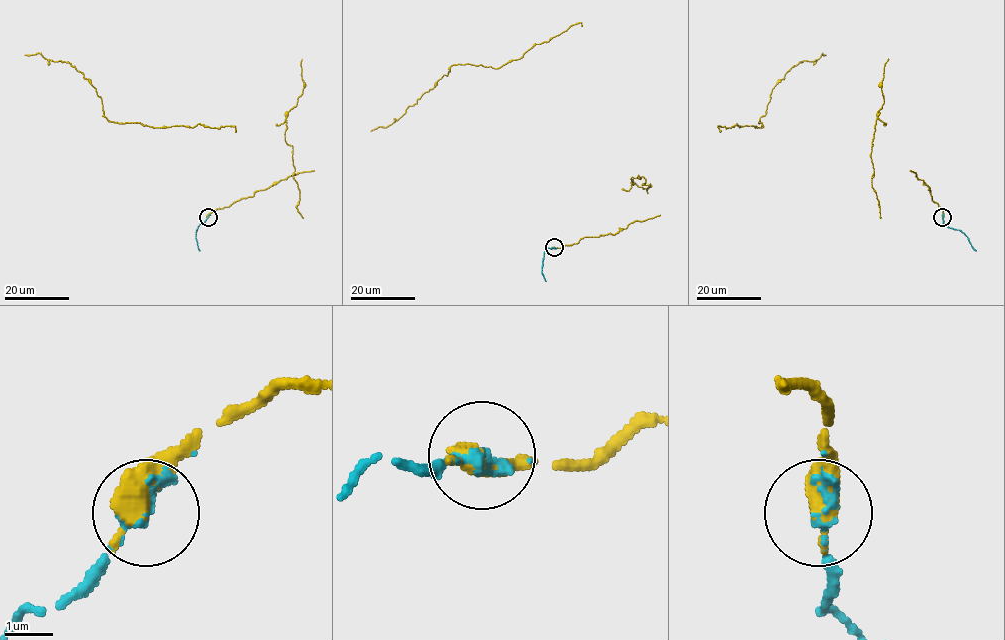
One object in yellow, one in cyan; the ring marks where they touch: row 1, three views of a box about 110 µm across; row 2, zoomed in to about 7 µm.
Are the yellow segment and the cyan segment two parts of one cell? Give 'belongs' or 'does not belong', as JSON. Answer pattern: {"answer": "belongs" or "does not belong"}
{"answer": "belongs"}

